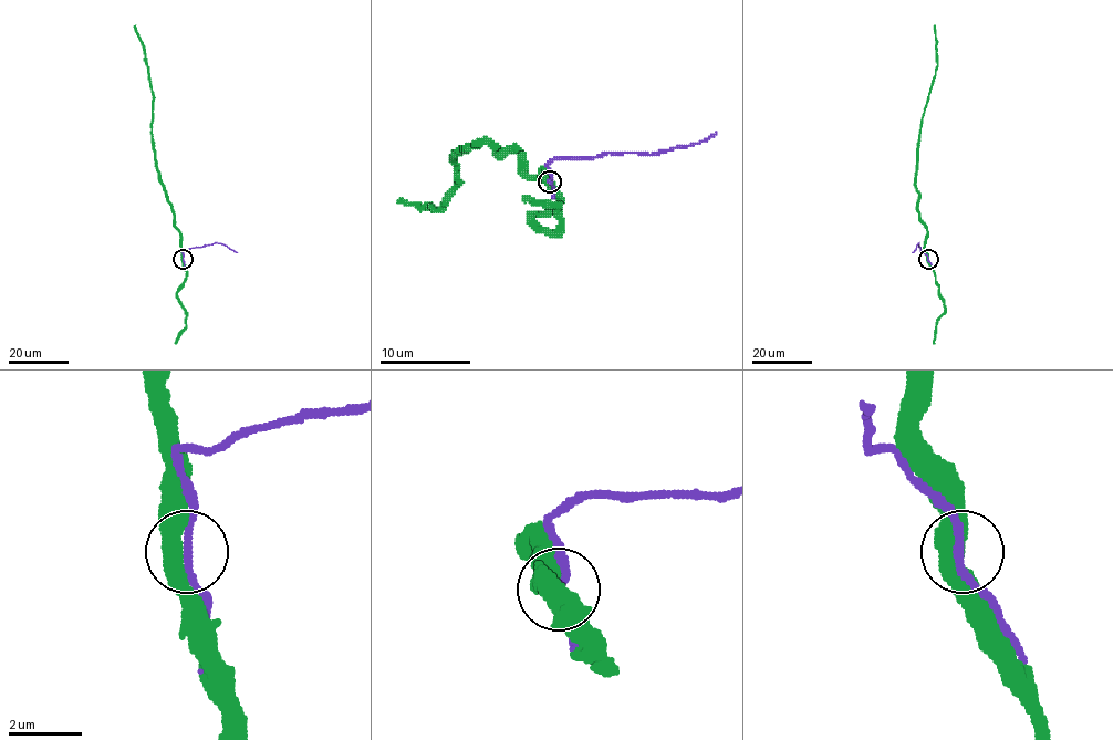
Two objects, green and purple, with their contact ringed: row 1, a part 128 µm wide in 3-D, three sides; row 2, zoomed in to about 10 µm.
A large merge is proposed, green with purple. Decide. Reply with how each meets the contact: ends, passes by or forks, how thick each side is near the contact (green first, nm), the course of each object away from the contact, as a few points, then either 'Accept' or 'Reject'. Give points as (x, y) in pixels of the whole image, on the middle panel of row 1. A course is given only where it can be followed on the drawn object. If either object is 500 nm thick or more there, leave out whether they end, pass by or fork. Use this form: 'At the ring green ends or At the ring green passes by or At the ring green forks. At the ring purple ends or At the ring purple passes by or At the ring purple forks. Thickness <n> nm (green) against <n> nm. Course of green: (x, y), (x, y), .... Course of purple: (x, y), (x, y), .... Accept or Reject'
Thickness 550 nm (green) against 200 nm. Course of green: (548, 181), (543, 170), (524, 173), (516, 150), (475, 143), (454, 155), (456, 181), (438, 209), (404, 200). Course of purple: (550, 181), (548, 166), (554, 159), (621, 153), (647, 155), (707, 141), (716, 132). Accept

